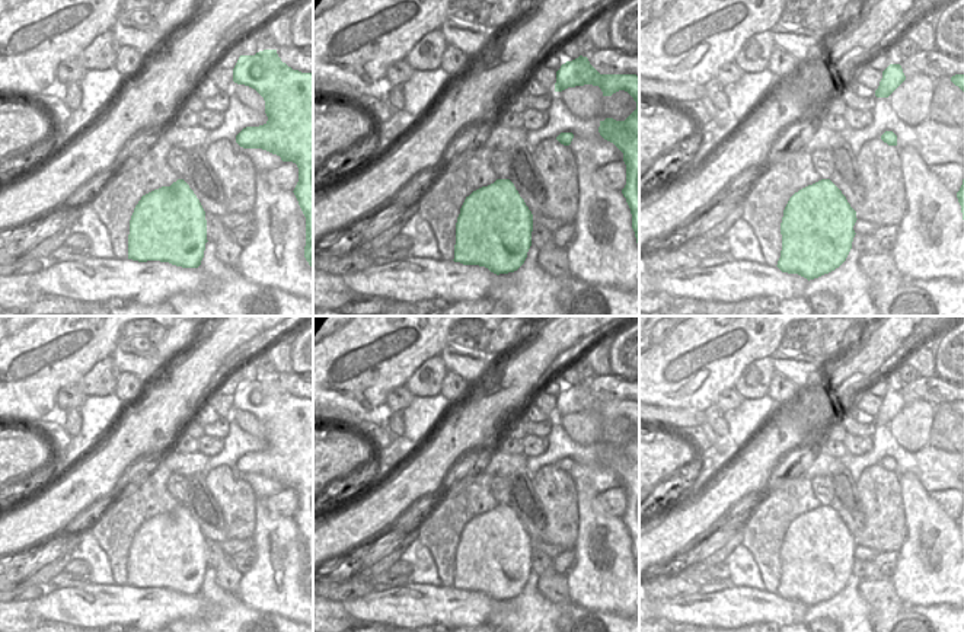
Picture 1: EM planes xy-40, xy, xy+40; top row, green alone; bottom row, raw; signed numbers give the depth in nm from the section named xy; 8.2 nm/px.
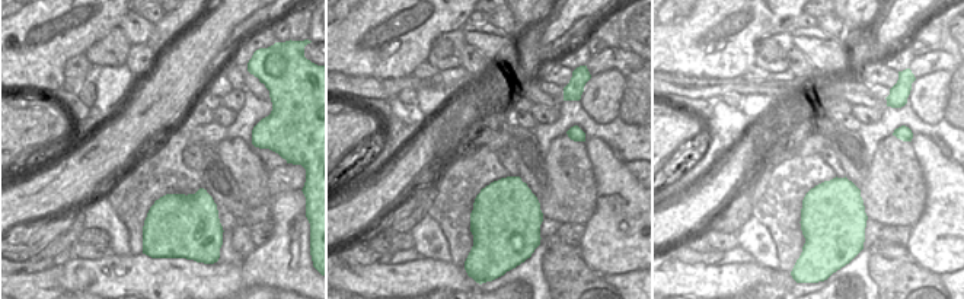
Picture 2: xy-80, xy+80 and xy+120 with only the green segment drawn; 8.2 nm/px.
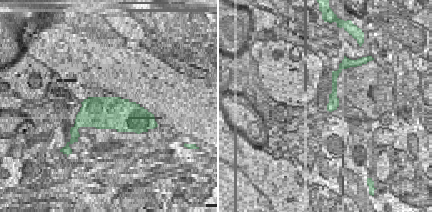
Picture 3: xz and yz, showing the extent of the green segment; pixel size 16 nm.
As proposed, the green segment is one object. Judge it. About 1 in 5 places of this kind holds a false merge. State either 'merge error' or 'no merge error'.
no merge error

